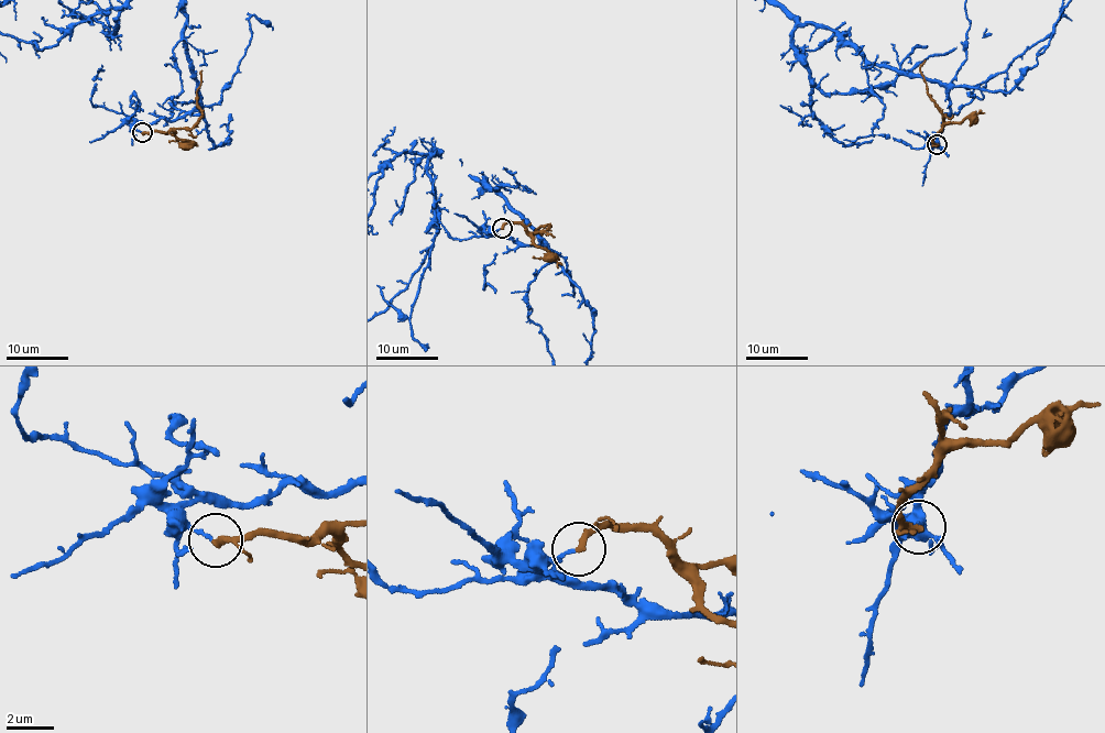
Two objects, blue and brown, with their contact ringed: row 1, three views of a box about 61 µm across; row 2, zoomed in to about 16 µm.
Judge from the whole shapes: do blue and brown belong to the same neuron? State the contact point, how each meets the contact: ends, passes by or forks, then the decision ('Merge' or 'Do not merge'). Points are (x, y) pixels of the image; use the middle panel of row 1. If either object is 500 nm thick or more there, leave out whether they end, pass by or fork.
Place: (502, 228). At the ring blue ends. At the ring brown ends. Do not merge

